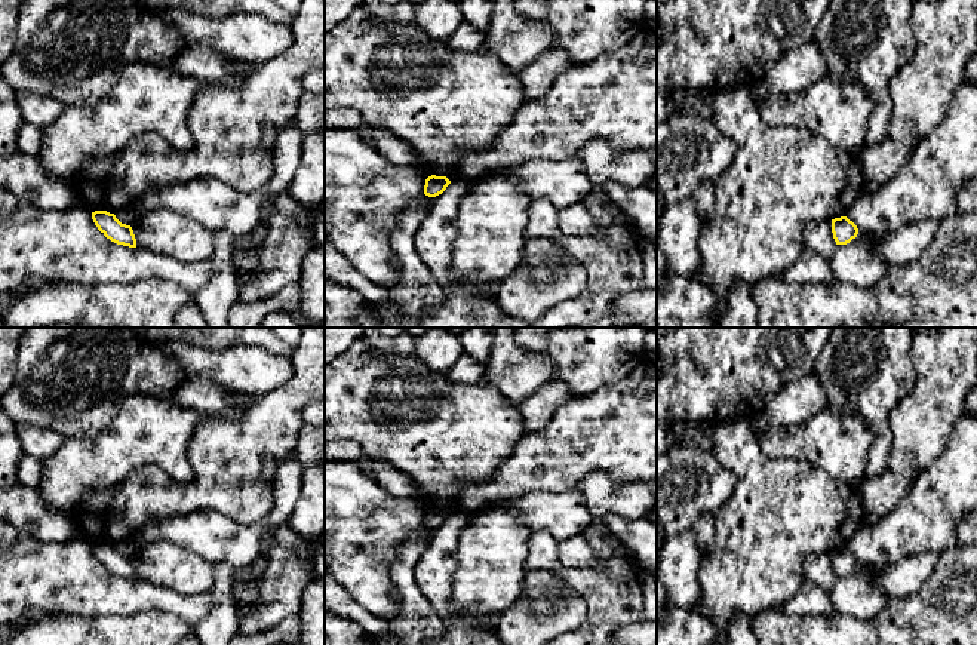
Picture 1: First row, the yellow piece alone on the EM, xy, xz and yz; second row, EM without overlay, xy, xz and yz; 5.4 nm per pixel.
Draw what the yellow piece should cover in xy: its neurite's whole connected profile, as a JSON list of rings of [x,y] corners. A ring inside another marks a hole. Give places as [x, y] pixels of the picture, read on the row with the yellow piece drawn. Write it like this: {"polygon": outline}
{"polygon": [[[107,211],[92,212],[92,219],[98,230],[111,242],[129,248],[136,248],[136,239],[130,225],[122,224],[114,214]]]}

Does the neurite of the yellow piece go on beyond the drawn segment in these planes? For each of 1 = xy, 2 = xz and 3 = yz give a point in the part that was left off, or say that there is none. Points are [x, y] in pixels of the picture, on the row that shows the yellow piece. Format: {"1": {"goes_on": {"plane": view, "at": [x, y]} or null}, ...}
{"1": {"goes_on": null}, "2": {"goes_on": null}, "3": {"goes_on": null}}

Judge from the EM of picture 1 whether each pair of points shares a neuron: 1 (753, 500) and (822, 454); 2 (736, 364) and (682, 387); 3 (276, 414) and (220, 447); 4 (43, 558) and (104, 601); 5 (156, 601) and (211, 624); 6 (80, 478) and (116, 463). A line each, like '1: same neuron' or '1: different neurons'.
1: different neurons
2: same neuron
3: same neuron
4: same neuron
5: different neurons
6: same neuron

